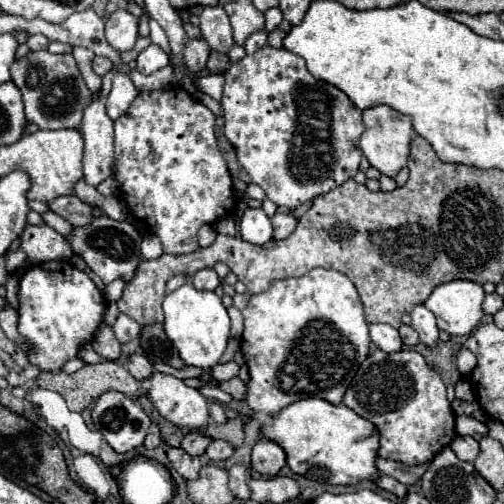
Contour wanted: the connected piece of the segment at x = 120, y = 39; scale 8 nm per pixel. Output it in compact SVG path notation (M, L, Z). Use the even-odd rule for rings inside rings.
M118 9L106 19L106 41L116 51L130 51L138 39L138 19L126 11Z

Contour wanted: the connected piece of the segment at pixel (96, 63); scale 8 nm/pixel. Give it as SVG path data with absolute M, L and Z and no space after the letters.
M94 57L92 59L92 69L94 69L94 73L98 73L102 77L112 69L112 61L106 59L106 57Z

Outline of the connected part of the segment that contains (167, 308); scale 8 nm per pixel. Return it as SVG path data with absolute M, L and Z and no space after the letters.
M190 283L182 285L174 293L168 293L164 303L164 331L172 345L178 349L180 359L186 365L210 369L218 365L230 333L230 317L226 313L226 307L222 305L222 299L214 291L198 291Z

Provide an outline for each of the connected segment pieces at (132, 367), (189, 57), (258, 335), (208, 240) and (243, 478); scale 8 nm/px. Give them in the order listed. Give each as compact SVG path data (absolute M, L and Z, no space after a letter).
M134 353L134 355L128 357L128 371L130 371L132 377L136 377L138 381L144 381L144 379L148 379L148 377L154 373L150 361L148 361L144 355L138 355L138 353Z
M190 39L184 45L184 63L192 75L198 75L206 67L208 55L210 55L210 47L204 39Z
M312 269L310 273L302 275L302 277L290 277L290 279L282 279L282 281L274 281L270 285L268 291L264 293L258 293L258 295L252 295L250 297L250 303L246 305L246 309L242 311L244 313L244 335L242 335L242 353L244 353L244 359L246 359L246 365L248 365L248 373L250 373L250 383L248 383L248 393L246 393L246 401L250 405L250 409L254 413L262 411L262 413L270 413L270 415L276 415L280 409L288 407L290 403L294 401L300 401L300 399L308 399L308 397L318 397L318 399L326 399L334 405L340 405L342 403L342 397L344 397L344 391L346 387L350 385L356 369L360 367L360 363L366 359L368 355L368 349L370 349L370 335L368 335L368 323L364 321L364 311L362 311L362 301L360 301L360 295L354 287L354 283L340 271L334 271L334 269Z
M204 225L202 229L200 229L200 233L198 233L198 237L200 237L200 247L208 247L208 245L212 245L214 243L214 239L216 239L216 231L214 231L214 227L212 225Z
M234 465L228 469L230 475L230 491L234 493L236 499L250 499L250 489L248 489L248 471L242 465Z

